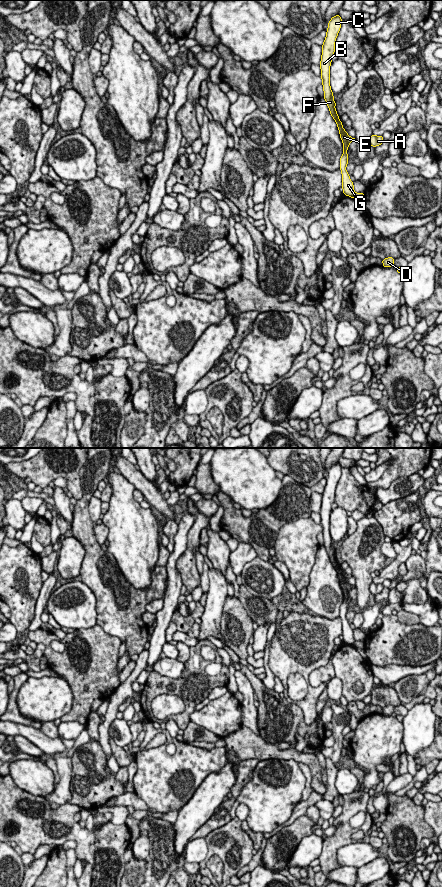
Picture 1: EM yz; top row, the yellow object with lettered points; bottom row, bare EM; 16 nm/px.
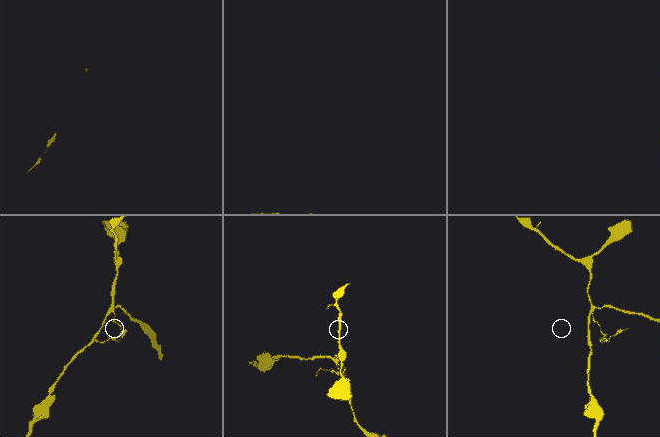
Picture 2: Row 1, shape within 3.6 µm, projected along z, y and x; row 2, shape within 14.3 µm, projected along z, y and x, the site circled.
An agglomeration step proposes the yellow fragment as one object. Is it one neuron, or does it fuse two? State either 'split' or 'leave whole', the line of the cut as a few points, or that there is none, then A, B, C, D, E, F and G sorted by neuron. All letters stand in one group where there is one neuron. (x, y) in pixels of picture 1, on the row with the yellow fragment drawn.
split; cut in yz along (355, 193), (356, 198); A B C E F G / D

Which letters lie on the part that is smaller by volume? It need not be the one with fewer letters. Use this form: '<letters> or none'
D

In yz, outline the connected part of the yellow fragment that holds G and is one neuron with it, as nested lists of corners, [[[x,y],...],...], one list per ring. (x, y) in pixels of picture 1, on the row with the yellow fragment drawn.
[[[338,15],[331,18],[328,23],[328,29],[326,32],[326,38],[322,45],[322,56],[320,62],[321,68],[321,78],[324,90],[324,99],[328,105],[329,111],[335,122],[337,123],[337,127],[340,133],[340,138],[343,142],[343,155],[340,158],[340,170],[342,173],[342,188],[343,193],[346,196],[352,197],[356,199],[356,193],[354,191],[353,182],[350,180],[350,176],[346,171],[346,166],[348,164],[348,155],[347,149],[351,143],[351,141],[355,138],[352,138],[348,135],[348,133],[344,130],[342,126],[342,122],[339,120],[339,116],[337,115],[337,111],[335,109],[336,102],[333,100],[333,93],[330,87],[330,65],[332,62],[332,56],[335,51],[335,41],[337,35],[341,28],[342,19]]]

